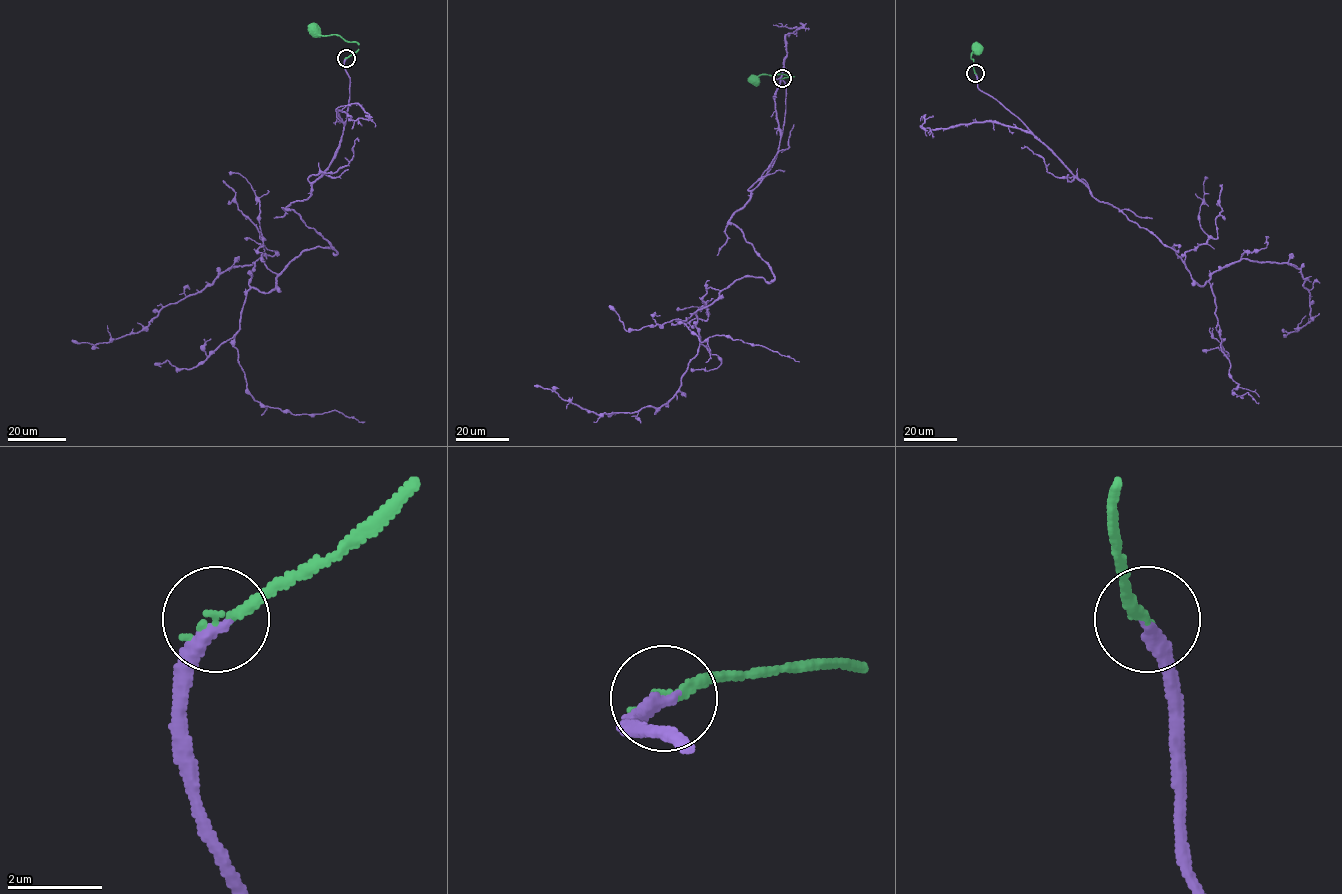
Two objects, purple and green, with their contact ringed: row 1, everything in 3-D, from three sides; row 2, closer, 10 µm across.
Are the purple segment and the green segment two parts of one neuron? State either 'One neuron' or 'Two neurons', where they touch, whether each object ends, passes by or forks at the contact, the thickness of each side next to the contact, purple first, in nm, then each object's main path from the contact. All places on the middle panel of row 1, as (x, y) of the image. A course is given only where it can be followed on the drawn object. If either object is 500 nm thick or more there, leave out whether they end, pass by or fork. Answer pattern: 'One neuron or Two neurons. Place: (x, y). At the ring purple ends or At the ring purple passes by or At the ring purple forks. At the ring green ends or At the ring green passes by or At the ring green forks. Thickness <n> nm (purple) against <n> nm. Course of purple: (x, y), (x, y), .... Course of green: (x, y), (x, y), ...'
One neuron. Place: (782, 78). At the ring purple ends. At the ring green ends. Thickness 320 nm (purple) against 200 nm. Course of purple: (783, 78), (776, 159), (728, 221), (774, 279), (694, 313), (699, 350), (658, 407), (597, 414), (534, 385). Course of green: (783, 78), (794, 77), (760, 74), (754, 80)

